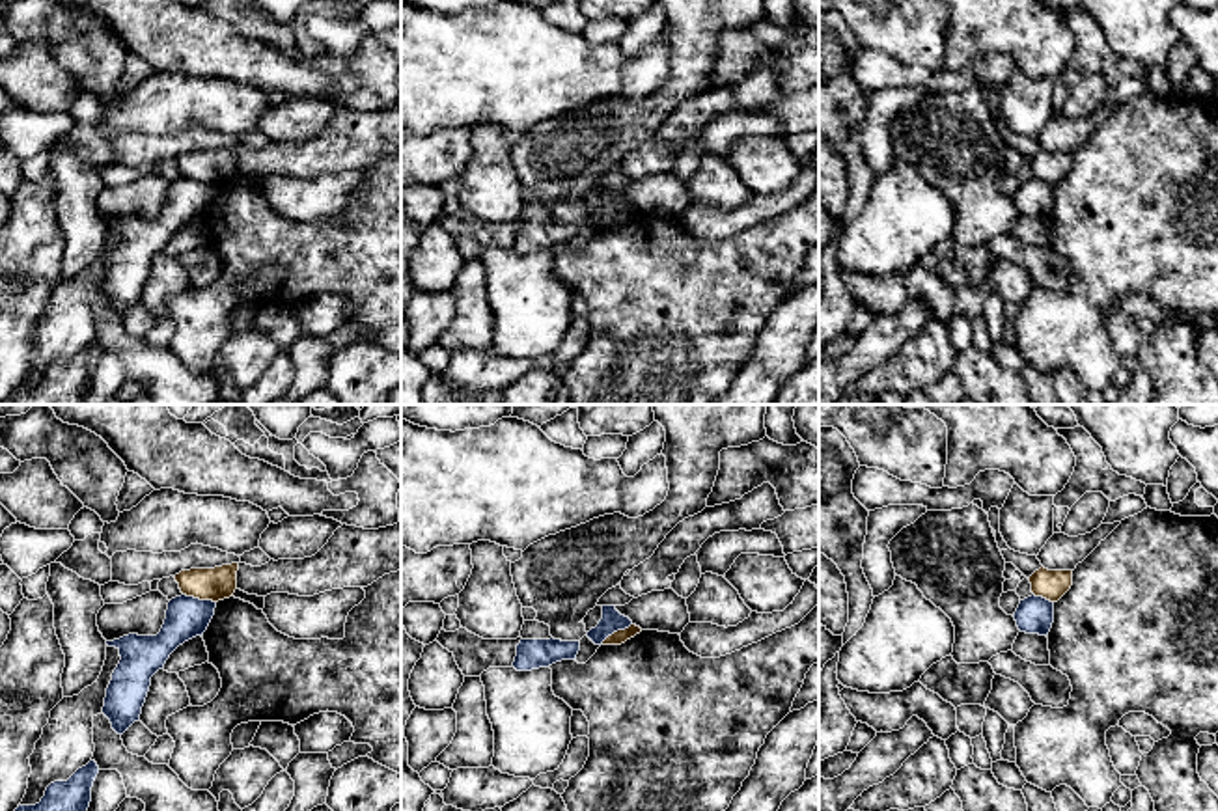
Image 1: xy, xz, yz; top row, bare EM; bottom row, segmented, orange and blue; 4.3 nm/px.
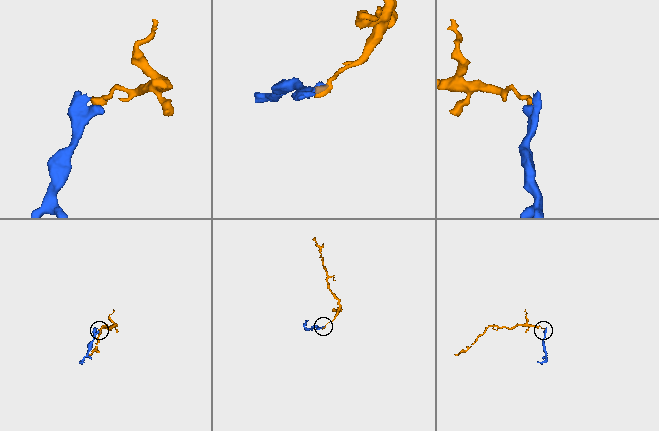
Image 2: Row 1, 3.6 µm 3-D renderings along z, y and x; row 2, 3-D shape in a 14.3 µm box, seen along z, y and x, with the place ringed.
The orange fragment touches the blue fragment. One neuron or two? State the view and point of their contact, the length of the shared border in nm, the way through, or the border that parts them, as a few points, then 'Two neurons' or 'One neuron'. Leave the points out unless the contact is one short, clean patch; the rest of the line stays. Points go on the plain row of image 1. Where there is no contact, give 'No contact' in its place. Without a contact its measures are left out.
Touches orange at xy (200, 181). Shared border 150 nm. Boundary: xy (183, 176), (215, 185). Two neurons

